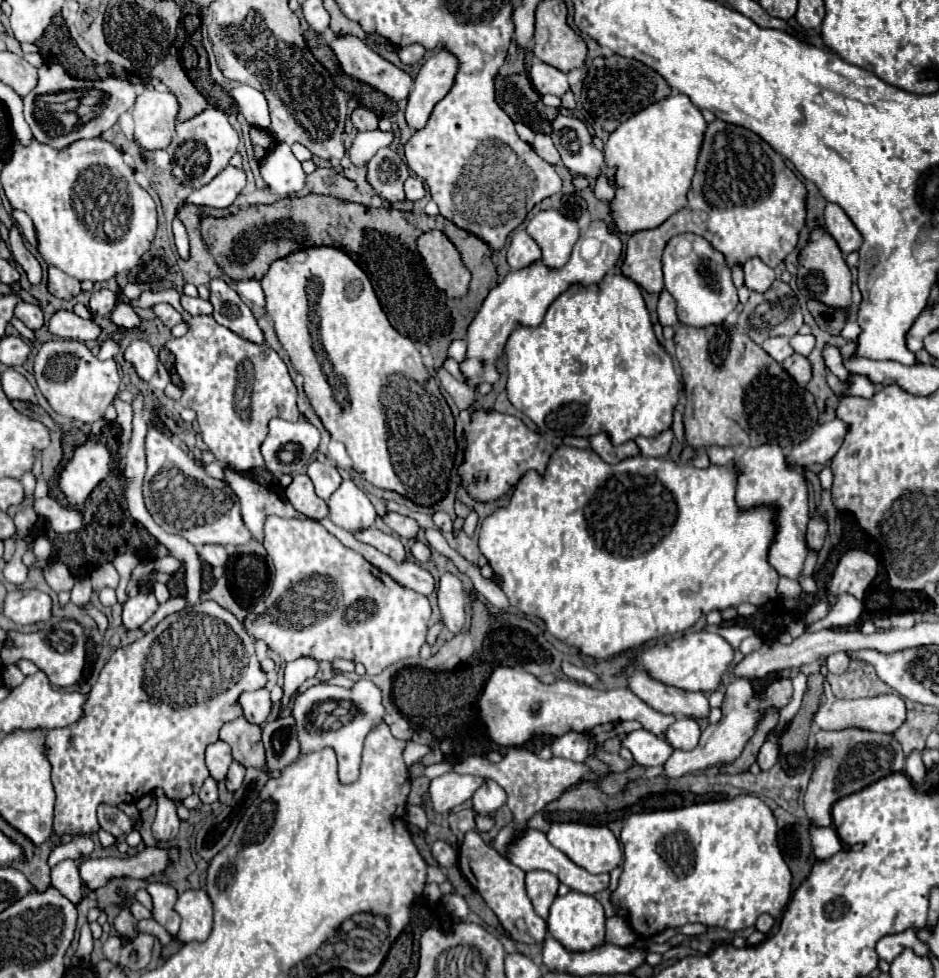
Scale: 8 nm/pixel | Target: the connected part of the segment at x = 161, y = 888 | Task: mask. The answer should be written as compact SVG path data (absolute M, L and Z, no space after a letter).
M150 883L148 893L154 899L154 907L152 907L152 919L158 921L172 937L176 937L178 929L180 929L180 915L174 911L174 903L176 903L176 889L164 883Z

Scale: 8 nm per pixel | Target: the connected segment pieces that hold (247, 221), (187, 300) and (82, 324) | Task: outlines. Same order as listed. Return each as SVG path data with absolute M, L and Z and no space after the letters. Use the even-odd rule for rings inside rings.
M314 193L306 197L286 197L272 205L246 207L226 219L204 219L202 239L218 267L224 269L232 281L260 281L266 275L270 263L294 251L302 251L302 247L338 247L346 251L354 263L362 267L362 271L366 271L392 327L400 335L424 345L434 341L446 345L456 339L464 339L466 329L482 307L486 295L498 285L496 267L492 263L492 251L488 245L478 237L458 229L442 215L428 217L426 213L404 213L392 211L388 207L370 209ZM432 229L442 231L454 243L462 263L472 273L468 293L460 299L448 299L442 291L438 291L436 285L428 285L432 281L422 257L418 255L416 239Z
M182 295L182 307L184 307L188 313L192 313L192 315L210 315L210 313L212 313L210 301L204 301L204 299L200 299L200 297L192 299L192 297Z
M58 311L56 315L52 315L48 329L58 337L76 339L82 343L96 341L98 335L102 333L102 329L94 319L82 319L72 311Z

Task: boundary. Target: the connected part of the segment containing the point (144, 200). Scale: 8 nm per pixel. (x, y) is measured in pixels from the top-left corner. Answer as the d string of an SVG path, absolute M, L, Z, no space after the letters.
M96 137L96 139L80 139L80 141L72 143L70 147L62 149L62 151L58 151L58 149L54 149L54 147L48 147L48 145L42 145L42 143L38 143L36 139L34 139L28 147L24 147L24 145L20 145L20 143L16 141L16 145L14 145L14 155L12 155L12 159L6 163L6 167L4 167L4 171L2 171L2 185L4 185L6 197L8 197L10 205L12 205L12 209L24 211L24 213L34 221L36 235L38 235L38 253L40 253L40 257L42 257L48 265L58 267L60 271L68 273L70 277L74 277L74 279L78 279L78 281L84 281L84 279L90 279L90 281L108 281L108 279L116 277L116 275L122 273L122 271L130 271L132 267L138 265L140 257L150 249L150 243L152 243L152 239L154 239L154 235L156 235L156 205L154 205L152 197L148 195L148 191L144 191L144 189L136 183L134 173L132 173L132 169L126 165L122 153L120 153L112 143L108 143L108 141L100 139L100 137Z

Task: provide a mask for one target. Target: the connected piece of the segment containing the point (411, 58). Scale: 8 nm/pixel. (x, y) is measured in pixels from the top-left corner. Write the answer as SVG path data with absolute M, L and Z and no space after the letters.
M408 45L408 47L402 47L398 49L398 57L404 65L414 65L418 63L422 57L424 57L426 49L422 45Z

